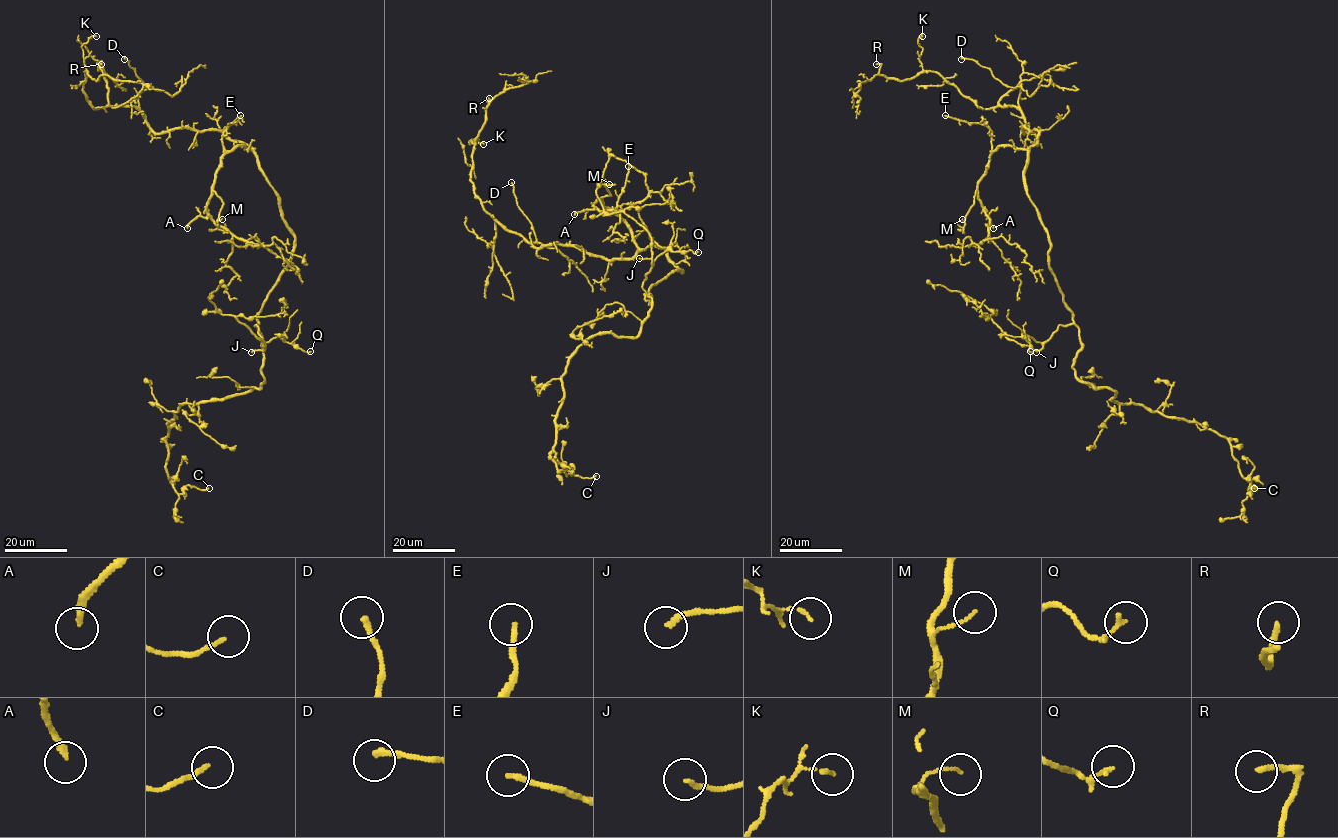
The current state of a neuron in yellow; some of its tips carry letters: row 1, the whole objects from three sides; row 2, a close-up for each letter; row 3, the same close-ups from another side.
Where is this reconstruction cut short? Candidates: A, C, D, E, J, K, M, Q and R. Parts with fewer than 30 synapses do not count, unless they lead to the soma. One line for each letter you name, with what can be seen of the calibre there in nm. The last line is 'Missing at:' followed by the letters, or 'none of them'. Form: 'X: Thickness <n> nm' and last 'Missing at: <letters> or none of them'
A: Thickness 240 nm
E: Thickness 200 nm
J: Thickness 180 nm
Missing at: A, E, J

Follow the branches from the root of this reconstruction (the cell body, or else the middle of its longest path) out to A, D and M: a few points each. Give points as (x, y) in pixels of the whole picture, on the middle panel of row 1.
A: (679, 268), (663, 249), (640, 249), (630, 228), (600, 199), (594, 209), (574, 214)
D: (679, 268), (654, 245), (615, 259), (559, 244), (535, 248), (525, 240), (536, 238), (511, 182)
M: (679, 268), (663, 249), (640, 249), (630, 228), (603, 206), (600, 199), (610, 195), (605, 186), (609, 184)

